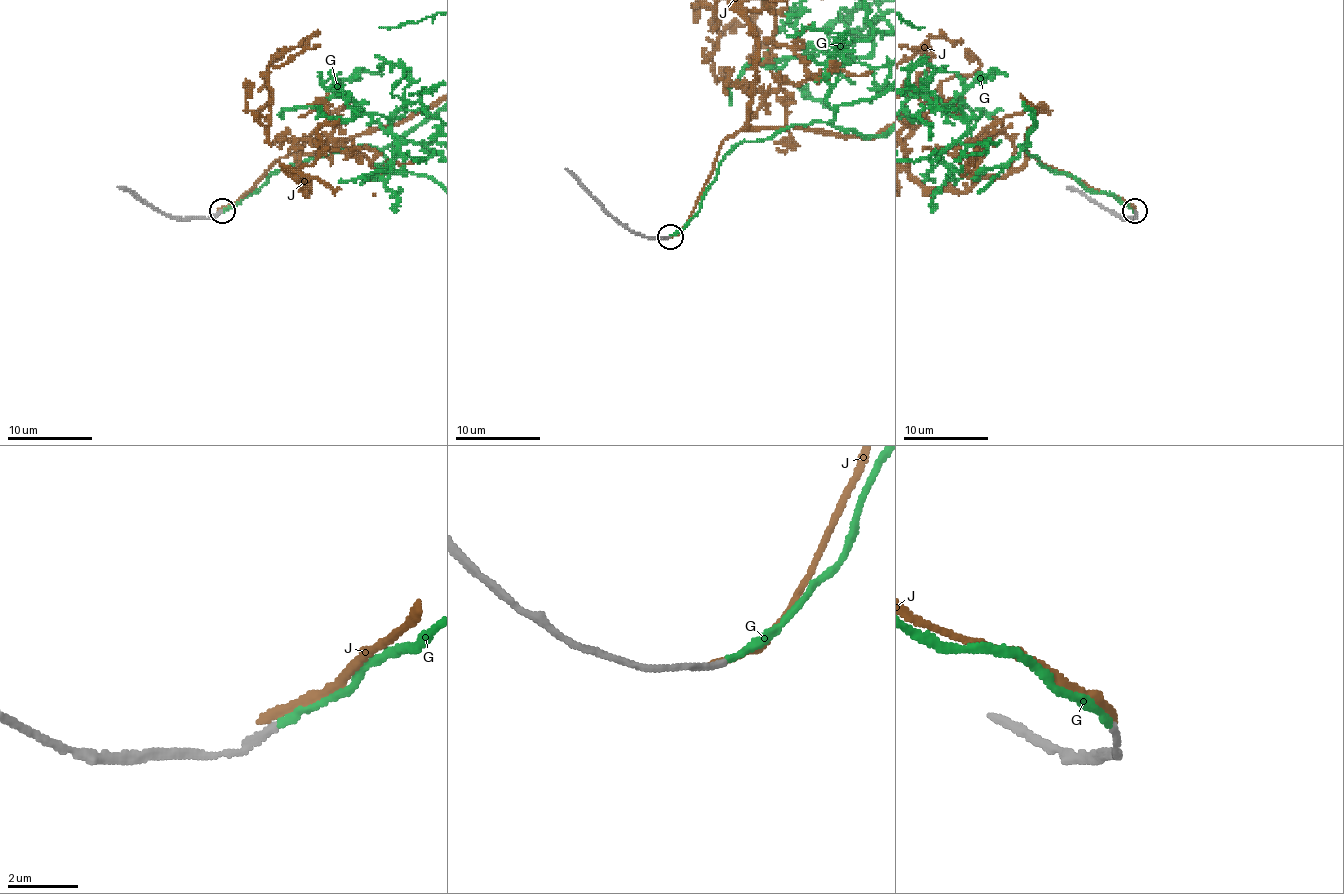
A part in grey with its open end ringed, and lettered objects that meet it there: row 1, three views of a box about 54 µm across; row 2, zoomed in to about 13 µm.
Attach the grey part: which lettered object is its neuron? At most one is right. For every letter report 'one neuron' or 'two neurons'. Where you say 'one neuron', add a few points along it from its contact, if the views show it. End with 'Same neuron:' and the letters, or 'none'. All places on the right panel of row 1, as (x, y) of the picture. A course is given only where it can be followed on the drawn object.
G: one neuron
J: two neurons
Same neuron: G

